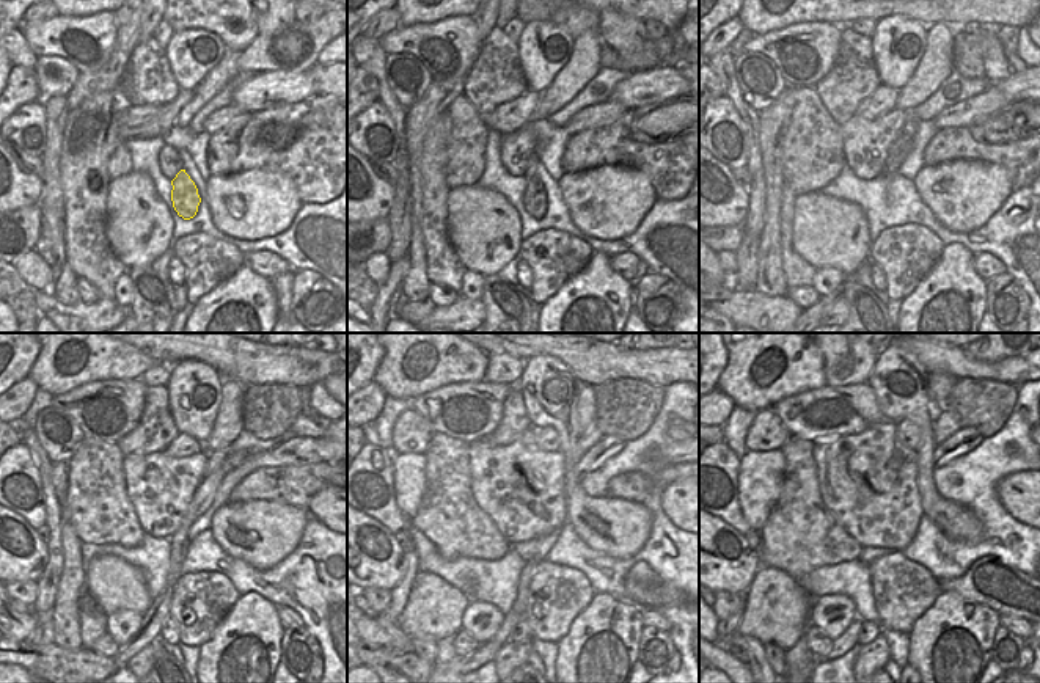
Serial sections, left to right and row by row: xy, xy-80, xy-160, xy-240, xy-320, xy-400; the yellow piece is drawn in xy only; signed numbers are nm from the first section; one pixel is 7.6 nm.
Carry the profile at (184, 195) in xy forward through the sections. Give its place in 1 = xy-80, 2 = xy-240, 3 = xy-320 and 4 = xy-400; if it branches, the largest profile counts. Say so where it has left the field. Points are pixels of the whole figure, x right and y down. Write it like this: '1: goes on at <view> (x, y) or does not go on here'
1: goes on at xy-80 (534, 200)
2: goes on at xy-240 (216, 457)
3: goes on at xy-320 (591, 435)
4: goes on at xy-400 (946, 423)

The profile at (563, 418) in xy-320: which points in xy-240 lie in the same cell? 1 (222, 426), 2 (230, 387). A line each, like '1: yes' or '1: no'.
1: no
2: no

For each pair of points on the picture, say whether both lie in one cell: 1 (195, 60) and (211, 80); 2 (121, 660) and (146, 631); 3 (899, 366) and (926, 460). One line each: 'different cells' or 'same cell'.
1: different cells
2: same cell
3: same cell

